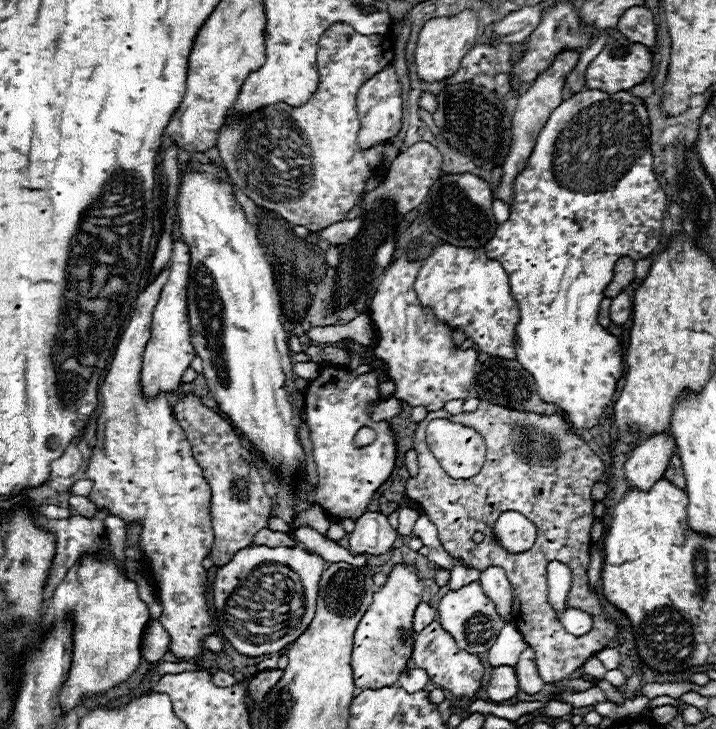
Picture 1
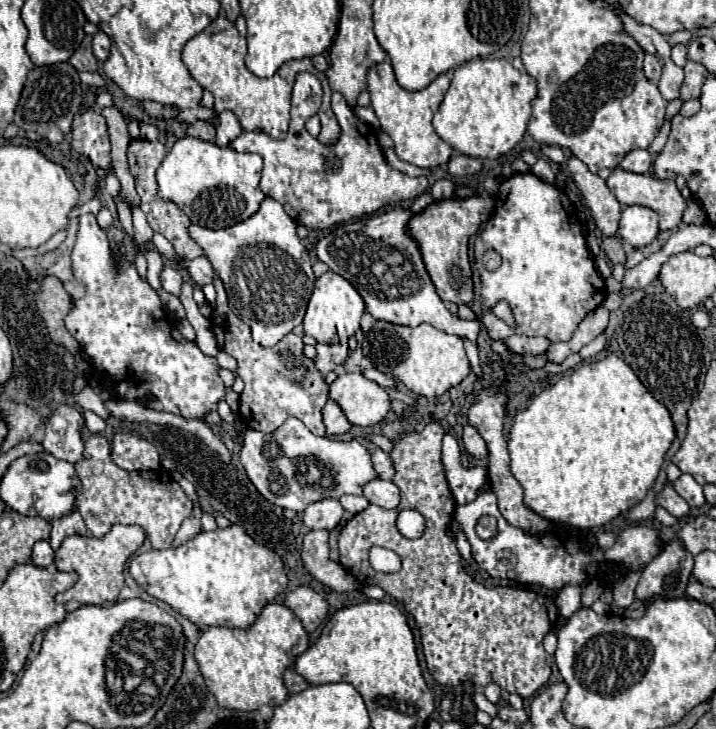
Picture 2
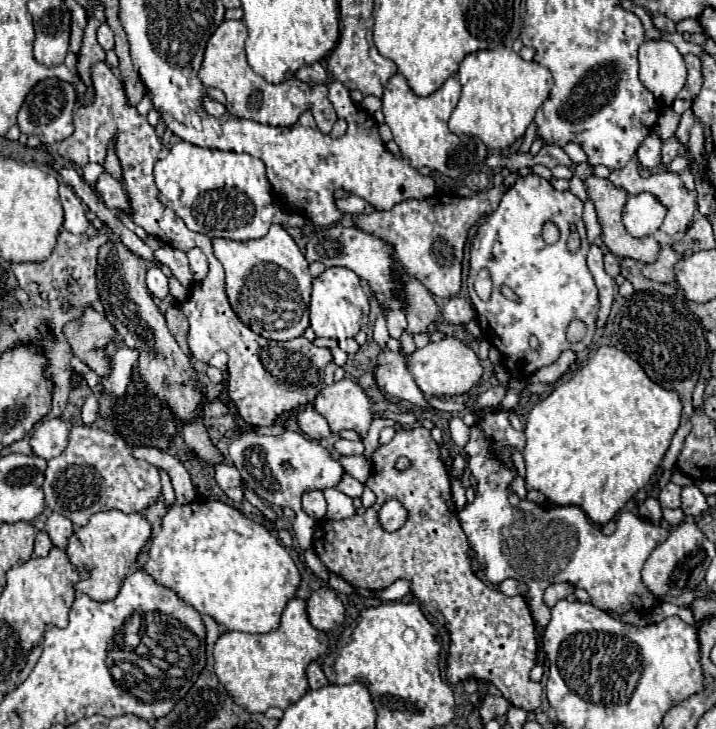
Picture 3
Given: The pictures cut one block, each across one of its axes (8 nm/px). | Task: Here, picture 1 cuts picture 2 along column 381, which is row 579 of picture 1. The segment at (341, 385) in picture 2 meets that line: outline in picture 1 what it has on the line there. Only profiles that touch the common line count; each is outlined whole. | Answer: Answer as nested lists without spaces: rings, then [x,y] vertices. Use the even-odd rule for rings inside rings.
[[[396,564],[388,574],[386,584],[372,596],[370,608],[364,612],[362,620],[354,630],[354,650],[352,650],[352,672],[356,686],[382,688],[392,686],[400,672],[408,666],[414,648],[414,610],[422,600],[424,582],[418,570],[408,564]]]

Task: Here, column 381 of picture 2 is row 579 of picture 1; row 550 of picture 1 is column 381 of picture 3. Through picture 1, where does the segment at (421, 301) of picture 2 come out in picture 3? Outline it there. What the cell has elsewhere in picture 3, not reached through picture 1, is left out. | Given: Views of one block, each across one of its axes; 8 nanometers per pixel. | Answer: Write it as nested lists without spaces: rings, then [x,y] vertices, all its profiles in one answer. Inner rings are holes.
[[[334,224],[330,228],[320,228],[306,246],[306,260],[308,262],[322,262],[324,266],[344,266],[352,272],[356,272],[366,284],[370,286],[370,292],[376,296],[378,304],[382,306],[386,314],[388,332],[392,338],[400,338],[400,334],[406,328],[406,300],[402,294],[402,270],[398,268],[398,260],[394,258],[394,248],[384,242],[382,238],[368,234],[356,226],[346,228],[342,224]]]

